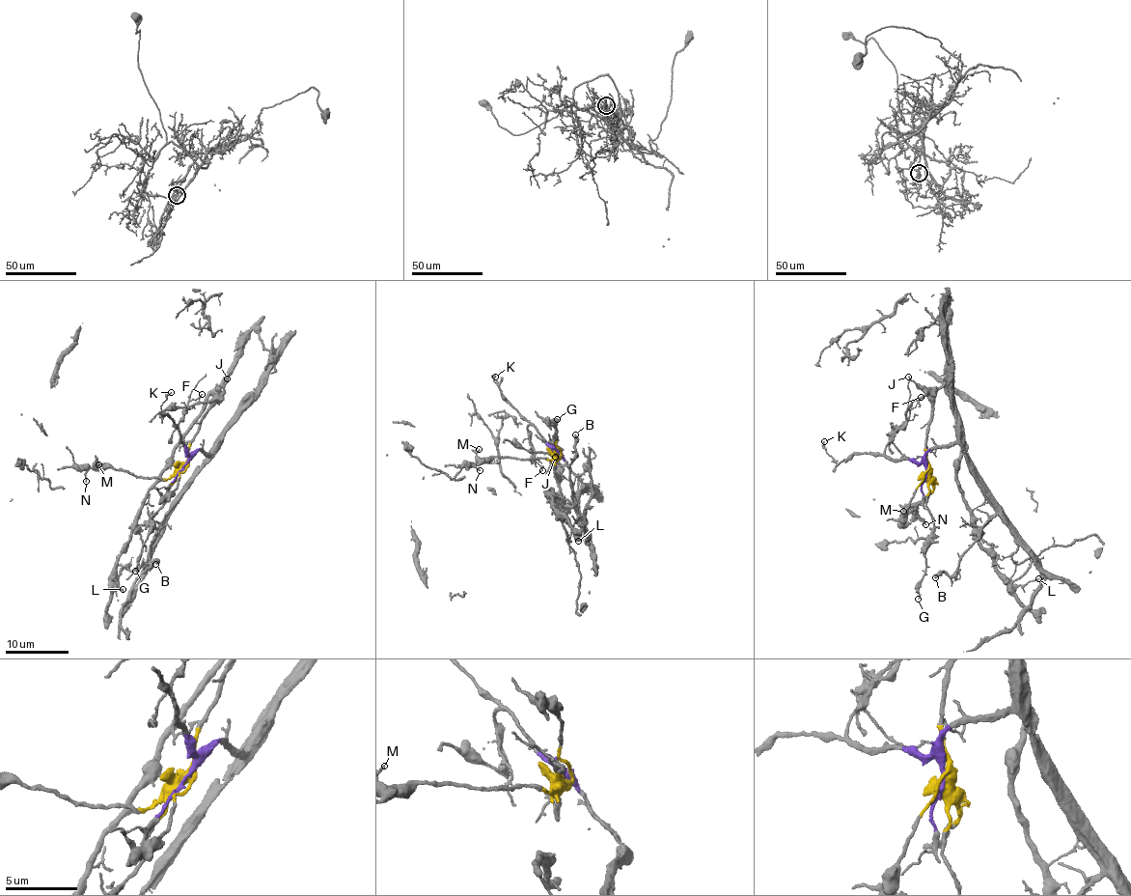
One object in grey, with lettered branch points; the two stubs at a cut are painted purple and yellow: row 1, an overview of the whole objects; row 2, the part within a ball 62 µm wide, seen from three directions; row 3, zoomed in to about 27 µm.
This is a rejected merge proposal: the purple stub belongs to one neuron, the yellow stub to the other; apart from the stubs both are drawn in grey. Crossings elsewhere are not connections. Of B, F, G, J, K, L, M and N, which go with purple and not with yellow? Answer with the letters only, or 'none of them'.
B, F, K

